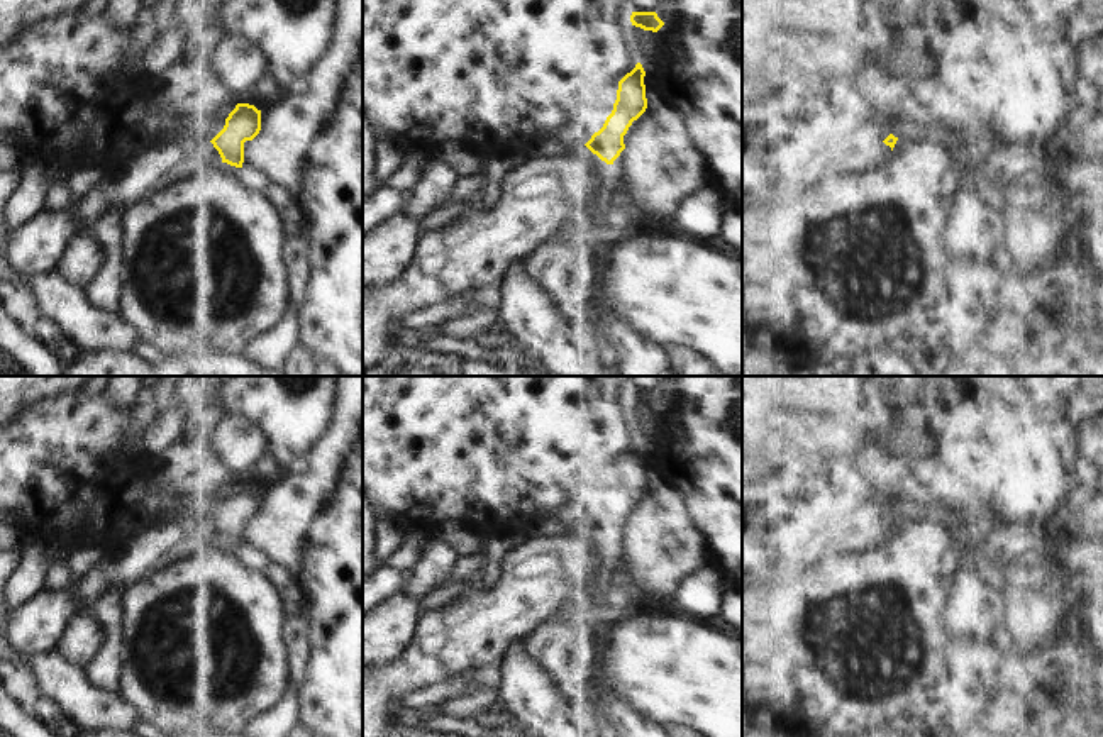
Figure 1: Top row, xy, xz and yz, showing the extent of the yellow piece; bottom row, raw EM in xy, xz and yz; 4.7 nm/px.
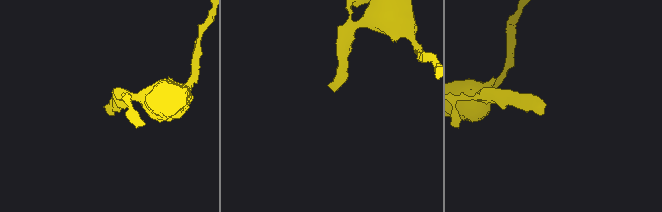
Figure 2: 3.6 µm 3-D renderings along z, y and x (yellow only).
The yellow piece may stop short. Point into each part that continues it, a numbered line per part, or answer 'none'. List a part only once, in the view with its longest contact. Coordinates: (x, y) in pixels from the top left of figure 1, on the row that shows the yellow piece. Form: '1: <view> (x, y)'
1: xy (161, 166)

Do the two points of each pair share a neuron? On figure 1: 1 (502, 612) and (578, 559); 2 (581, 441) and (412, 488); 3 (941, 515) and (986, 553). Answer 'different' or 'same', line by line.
1: same
2: same
3: different

